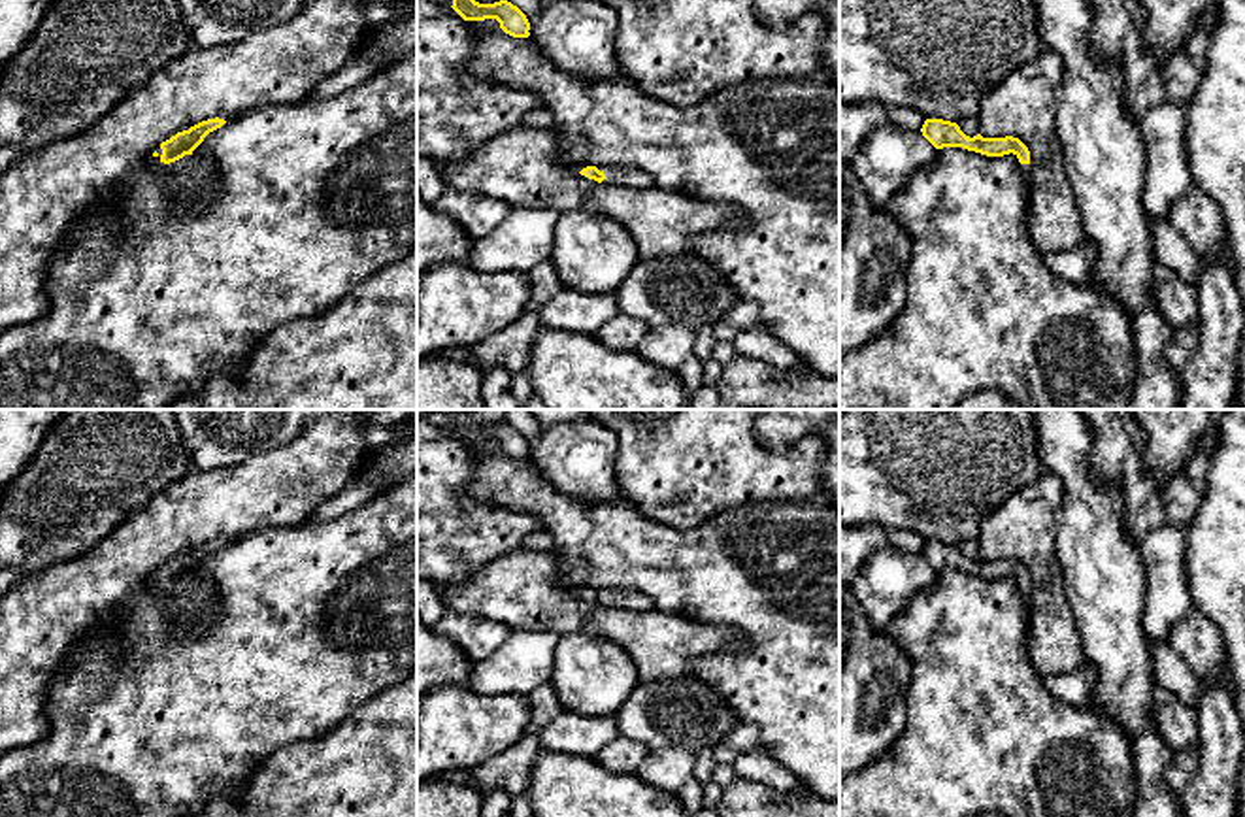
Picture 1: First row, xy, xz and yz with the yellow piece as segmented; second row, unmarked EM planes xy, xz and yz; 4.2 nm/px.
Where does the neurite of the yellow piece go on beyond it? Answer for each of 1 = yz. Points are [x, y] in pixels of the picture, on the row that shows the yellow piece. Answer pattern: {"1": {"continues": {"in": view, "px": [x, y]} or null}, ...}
{"1": {"continues": {"in": "yz", "px": [1027, 170]}}}

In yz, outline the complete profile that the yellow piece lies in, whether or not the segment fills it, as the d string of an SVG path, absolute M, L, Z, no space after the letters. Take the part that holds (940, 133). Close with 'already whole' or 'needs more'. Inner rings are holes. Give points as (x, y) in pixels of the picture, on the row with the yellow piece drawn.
M926 119L921 132L936 149L962 147L987 157L1004 157L1013 153L1019 158L1019 168L1024 177L1026 194L1030 194L1032 183L1030 151L1019 138L1013 136L983 138L981 134L970 138L960 130L956 123L943 119Z; needs more

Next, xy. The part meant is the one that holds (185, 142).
M215 117L177 132L160 143L153 153L149 166L166 172L172 187L179 194L189 194L196 189L211 189L215 185L215 162L194 155L192 151L209 132L221 128L224 123L224 119Z; needs more

